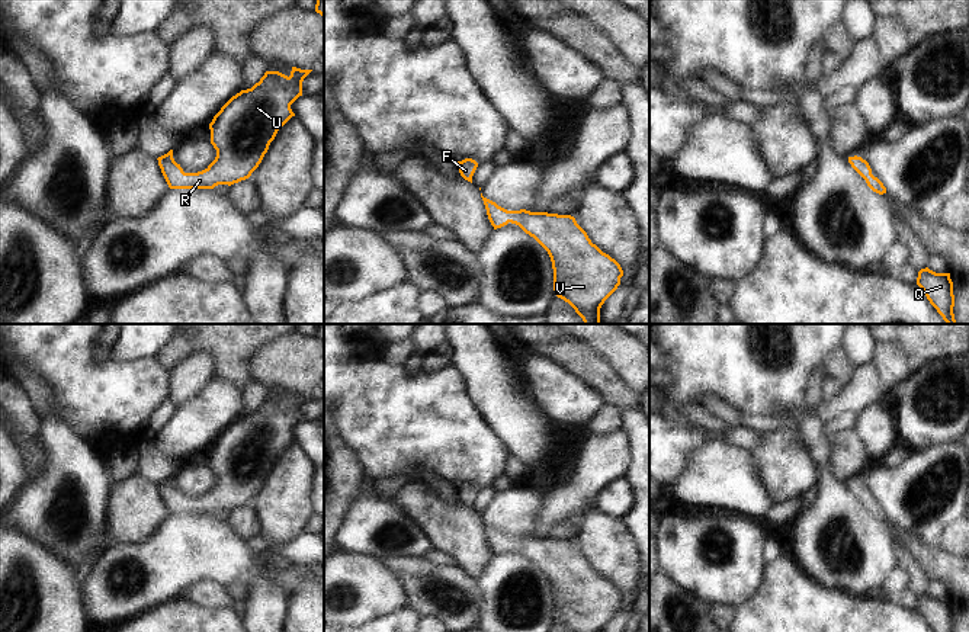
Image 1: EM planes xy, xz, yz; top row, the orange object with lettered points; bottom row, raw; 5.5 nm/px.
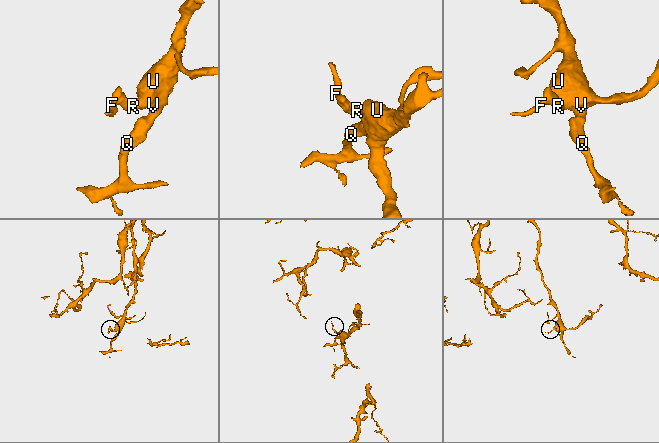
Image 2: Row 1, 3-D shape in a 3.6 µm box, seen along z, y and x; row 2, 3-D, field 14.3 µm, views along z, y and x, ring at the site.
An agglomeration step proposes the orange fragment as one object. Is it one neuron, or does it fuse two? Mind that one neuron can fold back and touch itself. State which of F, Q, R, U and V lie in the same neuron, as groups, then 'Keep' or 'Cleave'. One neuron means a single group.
Groups: F Q R U V. Keep.

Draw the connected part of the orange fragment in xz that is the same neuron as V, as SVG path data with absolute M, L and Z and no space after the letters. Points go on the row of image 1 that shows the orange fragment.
M482 193L481 198L494 230L516 224L548 251L555 295L568 302L584 324L600 324L601 305L620 285L620 264L593 244L571 215L507 211Z

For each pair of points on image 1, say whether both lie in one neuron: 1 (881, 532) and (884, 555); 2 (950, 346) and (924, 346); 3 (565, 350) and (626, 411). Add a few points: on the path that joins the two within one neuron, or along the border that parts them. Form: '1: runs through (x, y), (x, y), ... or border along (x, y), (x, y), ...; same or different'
1: runs through (881, 538), (881, 549); same
2: runs through (945, 346), (930, 346); same
3: border along (634, 403), (619, 407); different

